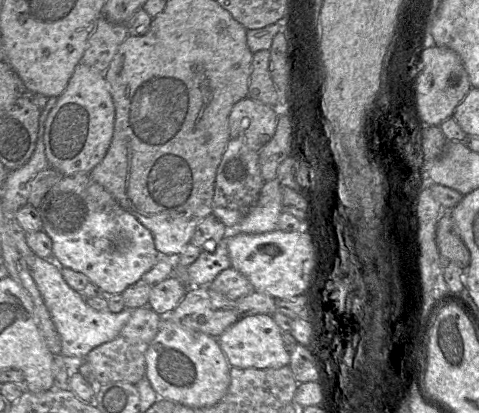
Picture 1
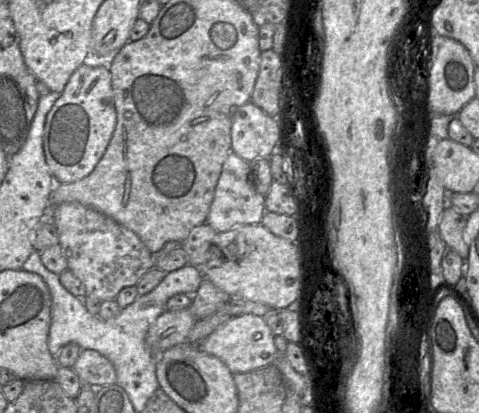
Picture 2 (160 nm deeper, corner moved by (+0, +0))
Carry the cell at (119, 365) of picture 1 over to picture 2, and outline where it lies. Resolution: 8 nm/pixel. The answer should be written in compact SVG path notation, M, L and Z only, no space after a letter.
M82 350L72 369L84 384L93 387L113 385L117 382L113 364L96 350Z

